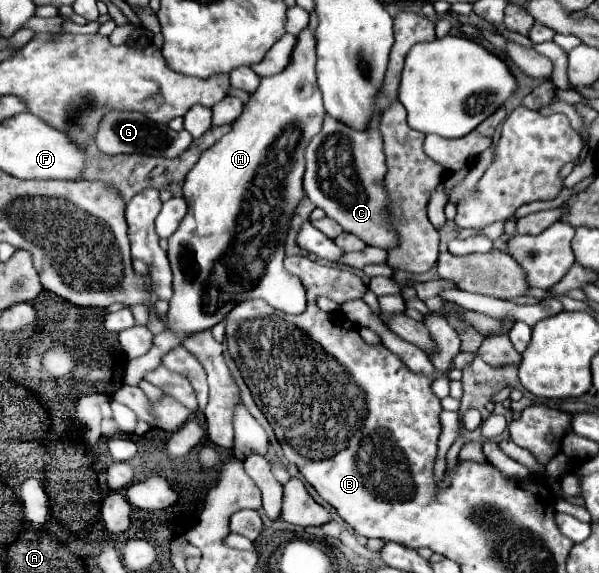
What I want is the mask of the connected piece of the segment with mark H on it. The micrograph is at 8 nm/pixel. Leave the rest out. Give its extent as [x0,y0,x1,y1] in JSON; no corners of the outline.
[124,30,324,386]

